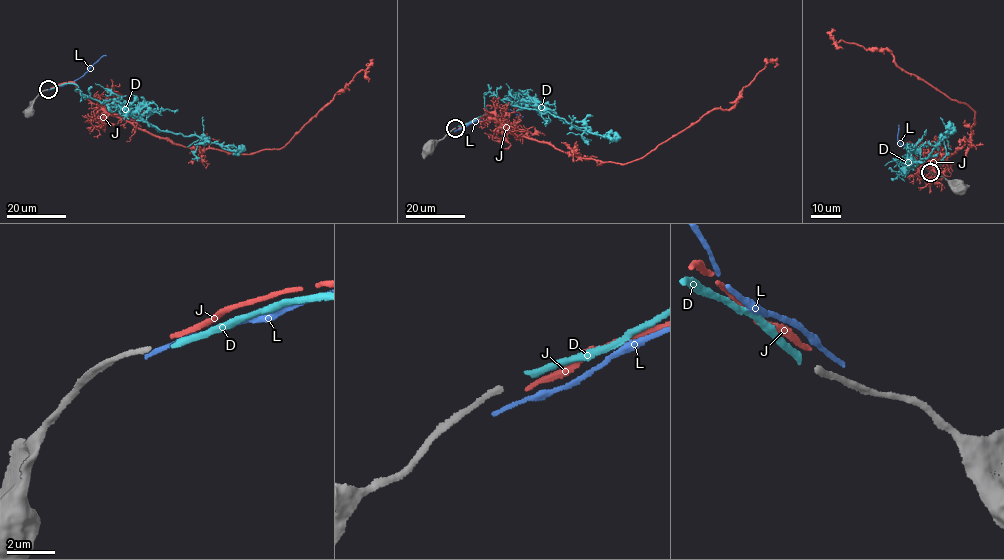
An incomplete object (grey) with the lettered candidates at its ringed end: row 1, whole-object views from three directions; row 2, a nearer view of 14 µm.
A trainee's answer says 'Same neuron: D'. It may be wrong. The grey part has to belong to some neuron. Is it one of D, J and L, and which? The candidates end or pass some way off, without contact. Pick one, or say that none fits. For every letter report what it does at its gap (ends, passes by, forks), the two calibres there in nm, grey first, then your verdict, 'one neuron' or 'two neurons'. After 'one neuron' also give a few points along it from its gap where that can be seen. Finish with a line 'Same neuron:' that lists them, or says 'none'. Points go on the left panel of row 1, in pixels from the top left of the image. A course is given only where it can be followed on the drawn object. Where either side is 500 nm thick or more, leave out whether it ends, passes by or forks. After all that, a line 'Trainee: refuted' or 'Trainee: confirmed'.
D: it ends there; 240 nm thick on the grey side, 240 nm on the other; one neuron; it runs (50, 89), (73, 83), (78, 86), (76, 91), (146, 120), (161, 129), (197, 135), (228, 150), (246, 150)
J: it ends there; 240 nm thick on the grey side, 170 nm on the other; two neurons
L: it ends there; 240 nm thick on the grey side, 240 nm on the other; two neurons
Same neuron: D
Trainee: confirmed

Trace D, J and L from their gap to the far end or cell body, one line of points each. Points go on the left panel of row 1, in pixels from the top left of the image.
D: (50, 89), (73, 83), (78, 86), (76, 91), (146, 120), (161, 129), (197, 135), (228, 150), (246, 150)
J: (50, 88), (73, 81), (96, 104), (184, 146), (250, 153), (287, 145), (366, 70), (369, 59)
L: (49, 90), (83, 76), (106, 55)

